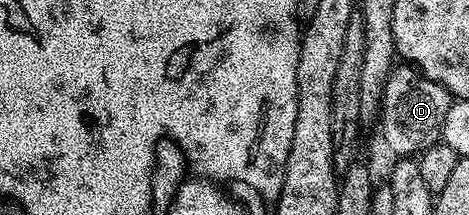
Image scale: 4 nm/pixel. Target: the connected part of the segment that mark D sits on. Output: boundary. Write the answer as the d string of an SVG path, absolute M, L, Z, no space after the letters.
M414 66L392 67L389 78L383 87L383 97L379 107L377 125L383 131L383 140L387 148L399 158L411 158L423 152L429 146L440 143L445 114L449 114L449 106L453 103L450 92L437 82L424 76Z

